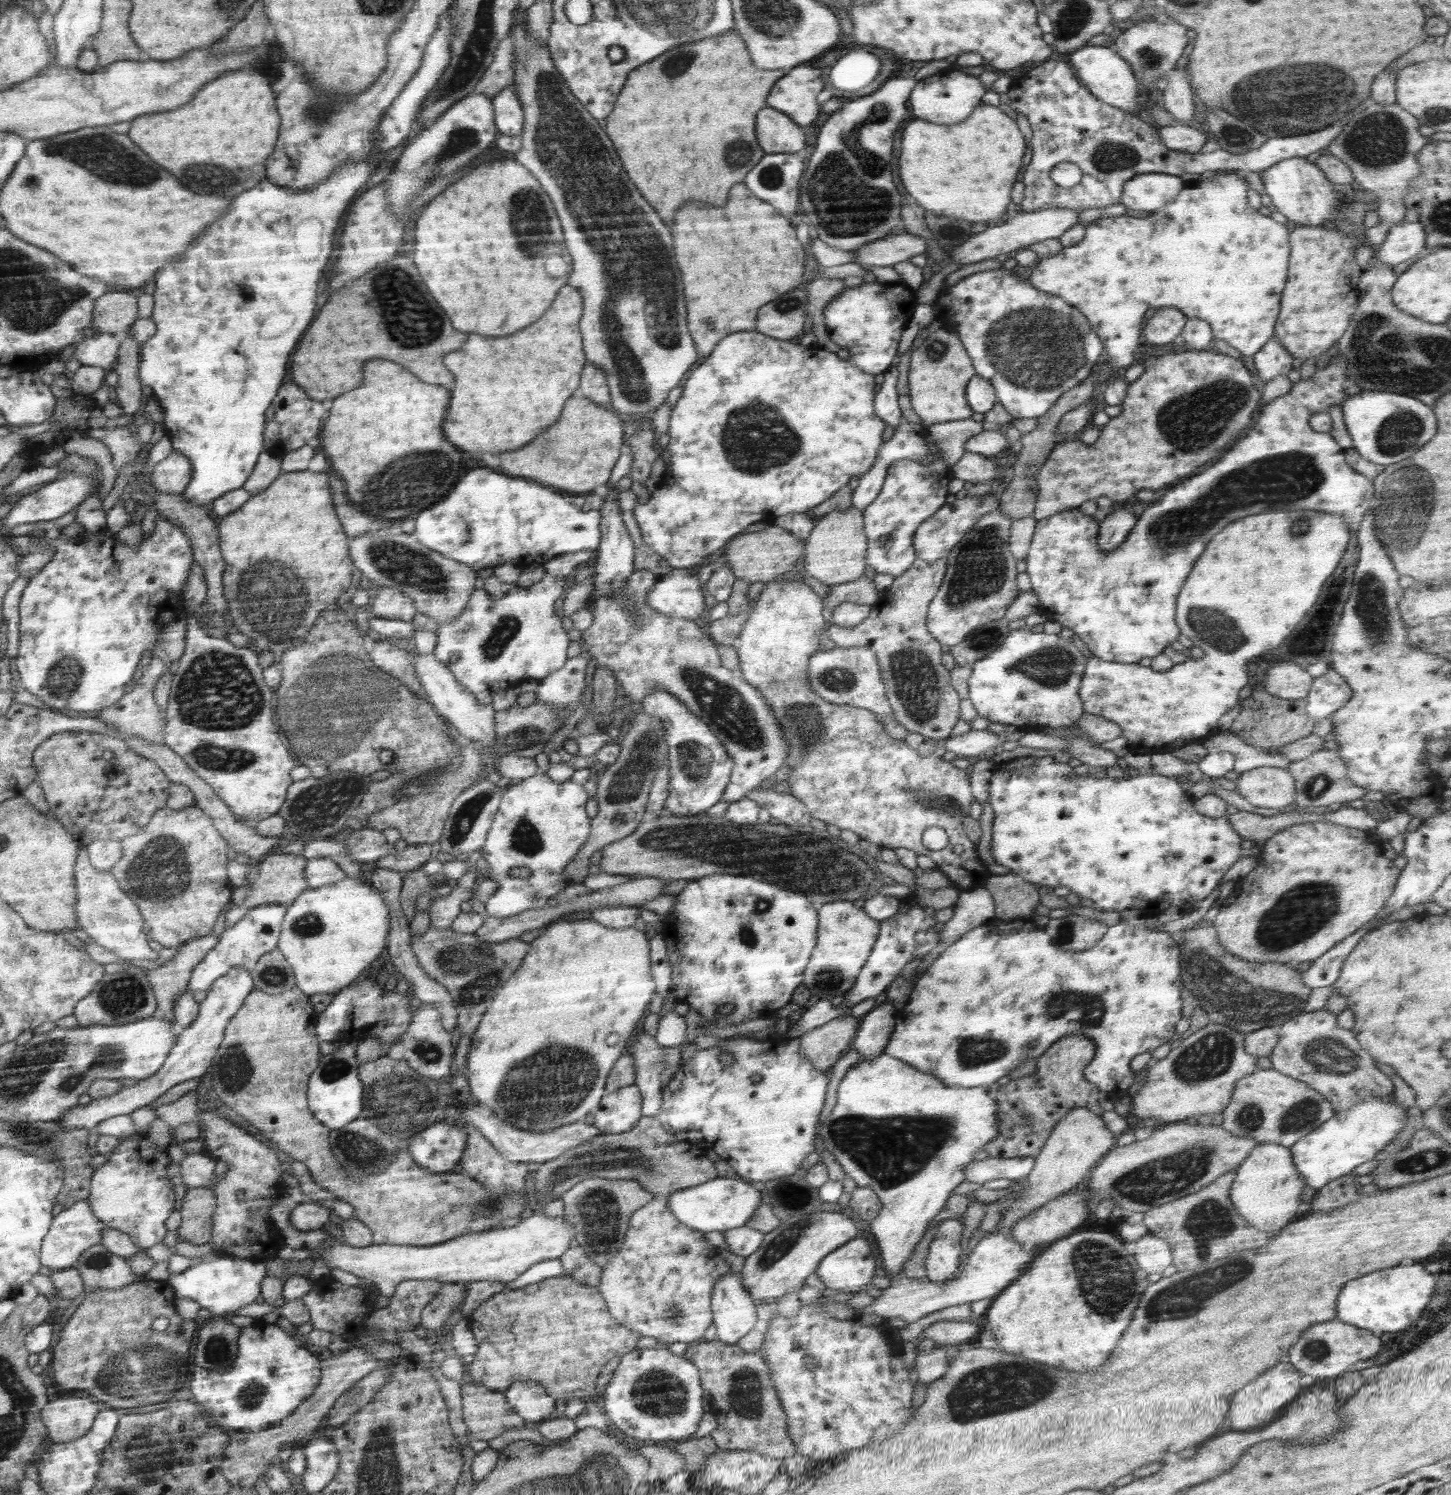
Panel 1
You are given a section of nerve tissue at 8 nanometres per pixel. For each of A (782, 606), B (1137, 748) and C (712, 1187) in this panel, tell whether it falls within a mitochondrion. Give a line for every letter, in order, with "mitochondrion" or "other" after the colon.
A: other
B: other
C: other

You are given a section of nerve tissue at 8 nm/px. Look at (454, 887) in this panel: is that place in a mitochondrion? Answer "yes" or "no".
no

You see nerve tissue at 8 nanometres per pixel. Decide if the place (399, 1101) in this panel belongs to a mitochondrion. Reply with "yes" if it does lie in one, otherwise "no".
yes

